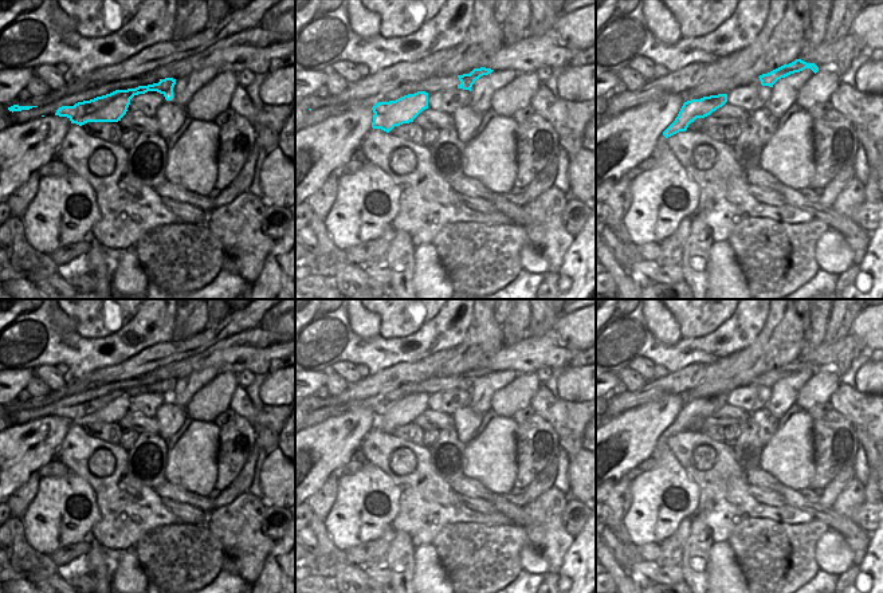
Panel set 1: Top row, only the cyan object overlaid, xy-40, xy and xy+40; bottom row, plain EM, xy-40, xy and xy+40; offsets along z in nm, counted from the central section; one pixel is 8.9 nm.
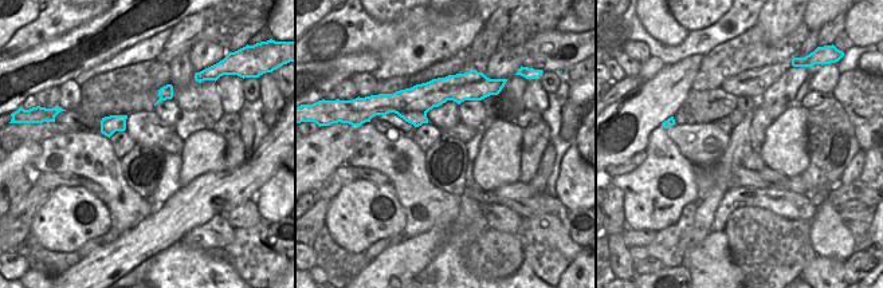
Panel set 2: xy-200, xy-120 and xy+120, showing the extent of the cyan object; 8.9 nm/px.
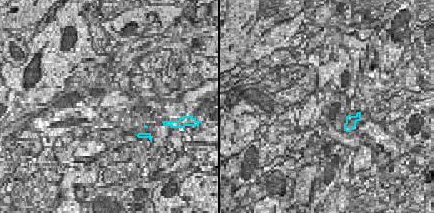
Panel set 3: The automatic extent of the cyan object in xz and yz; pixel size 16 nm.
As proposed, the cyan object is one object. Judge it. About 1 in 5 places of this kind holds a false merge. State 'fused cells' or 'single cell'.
single cell

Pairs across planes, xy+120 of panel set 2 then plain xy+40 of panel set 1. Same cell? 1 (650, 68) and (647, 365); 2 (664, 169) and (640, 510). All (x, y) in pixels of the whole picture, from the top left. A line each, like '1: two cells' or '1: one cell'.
1: two cells
2: one cell

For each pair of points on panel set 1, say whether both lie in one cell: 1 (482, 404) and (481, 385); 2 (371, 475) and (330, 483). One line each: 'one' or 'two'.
1: one
2: two

